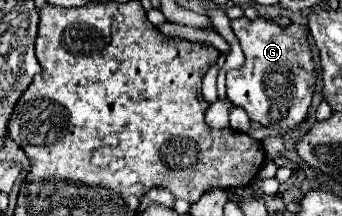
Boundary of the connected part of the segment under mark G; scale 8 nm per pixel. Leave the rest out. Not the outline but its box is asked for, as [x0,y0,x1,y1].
[227,18,317,128]

